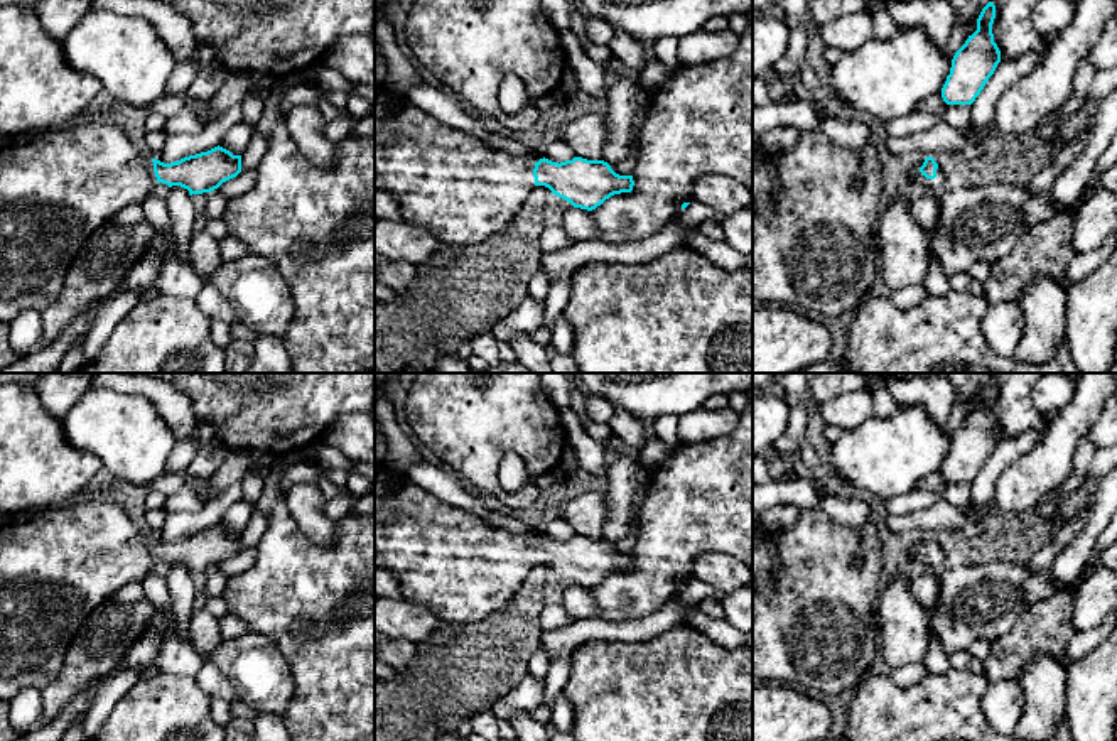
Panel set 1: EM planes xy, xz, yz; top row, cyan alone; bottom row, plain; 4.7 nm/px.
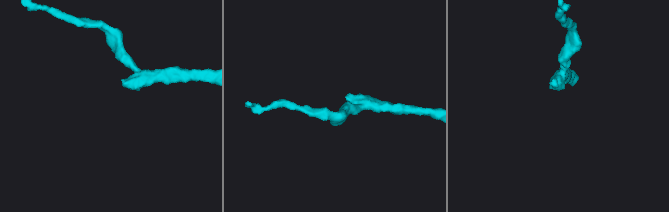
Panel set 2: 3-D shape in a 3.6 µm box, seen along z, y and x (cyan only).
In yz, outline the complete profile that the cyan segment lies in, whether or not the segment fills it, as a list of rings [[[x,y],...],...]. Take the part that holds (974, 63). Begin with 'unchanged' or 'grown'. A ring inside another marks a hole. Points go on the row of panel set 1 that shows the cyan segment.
unchanged | [[[989,2],[977,19],[977,30],[955,52],[942,88],[947,105],[972,105],[1001,62],[1001,51],[992,34],[994,19],[996,5]]]

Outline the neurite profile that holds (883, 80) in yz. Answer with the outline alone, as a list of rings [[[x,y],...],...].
[[[921,27],[899,29],[891,39],[872,37],[862,47],[844,52],[832,66],[830,98],[854,116],[888,122],[909,115],[921,101],[942,95],[950,68],[943,47]]]

